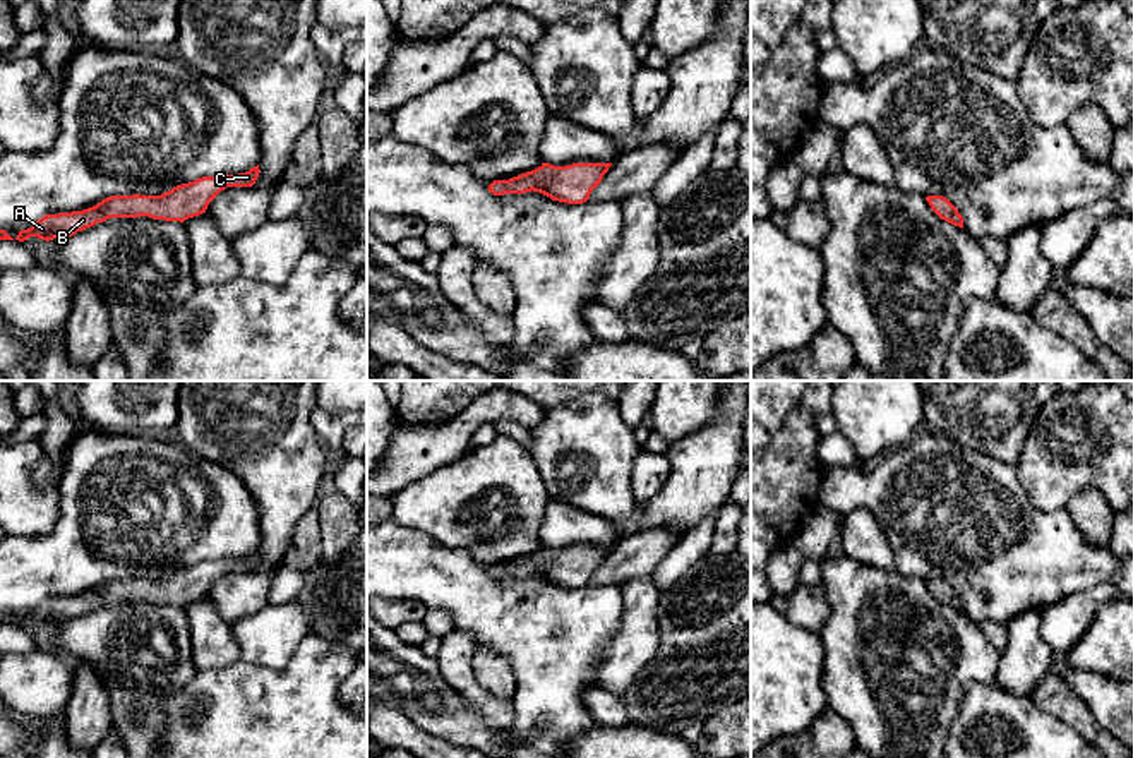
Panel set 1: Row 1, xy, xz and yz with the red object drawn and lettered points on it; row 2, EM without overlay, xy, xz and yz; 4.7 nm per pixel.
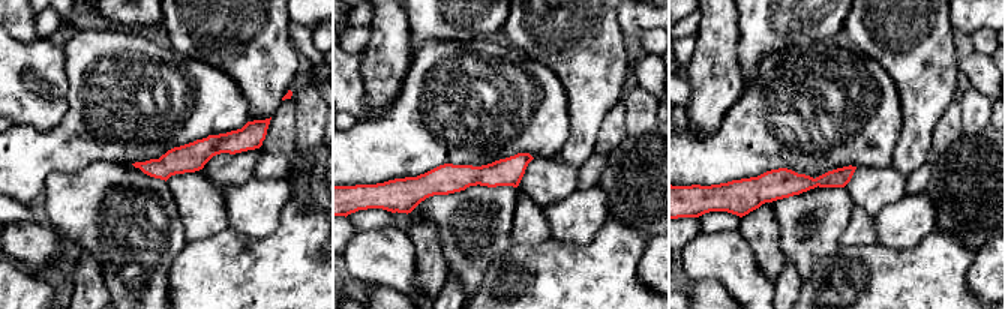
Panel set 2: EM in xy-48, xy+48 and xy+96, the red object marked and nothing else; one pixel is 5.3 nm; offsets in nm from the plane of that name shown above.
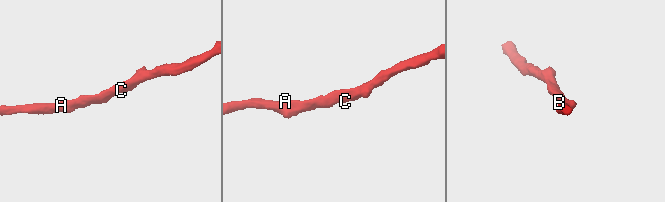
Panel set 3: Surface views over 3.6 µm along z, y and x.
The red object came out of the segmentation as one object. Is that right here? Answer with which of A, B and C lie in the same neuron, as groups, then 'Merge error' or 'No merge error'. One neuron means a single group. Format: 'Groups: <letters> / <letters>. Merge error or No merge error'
Groups: A B / C. Merge error

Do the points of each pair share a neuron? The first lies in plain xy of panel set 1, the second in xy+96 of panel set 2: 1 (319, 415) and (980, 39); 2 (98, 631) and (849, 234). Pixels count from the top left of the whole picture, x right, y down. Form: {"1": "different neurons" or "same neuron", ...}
{"1": "different neurons", "2": "different neurons"}

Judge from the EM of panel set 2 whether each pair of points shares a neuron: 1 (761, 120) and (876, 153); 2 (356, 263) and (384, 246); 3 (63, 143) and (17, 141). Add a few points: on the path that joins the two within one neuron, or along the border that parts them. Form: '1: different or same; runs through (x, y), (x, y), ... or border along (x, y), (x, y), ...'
1: same; runs through (789, 120), (830, 120), (848, 138)
2: same; runs through (363, 260), (377, 254)
3: same; runs through (51, 143), (29, 143)

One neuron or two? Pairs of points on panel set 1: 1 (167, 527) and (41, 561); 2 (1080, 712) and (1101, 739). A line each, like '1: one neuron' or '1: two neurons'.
1: one neuron
2: one neuron

